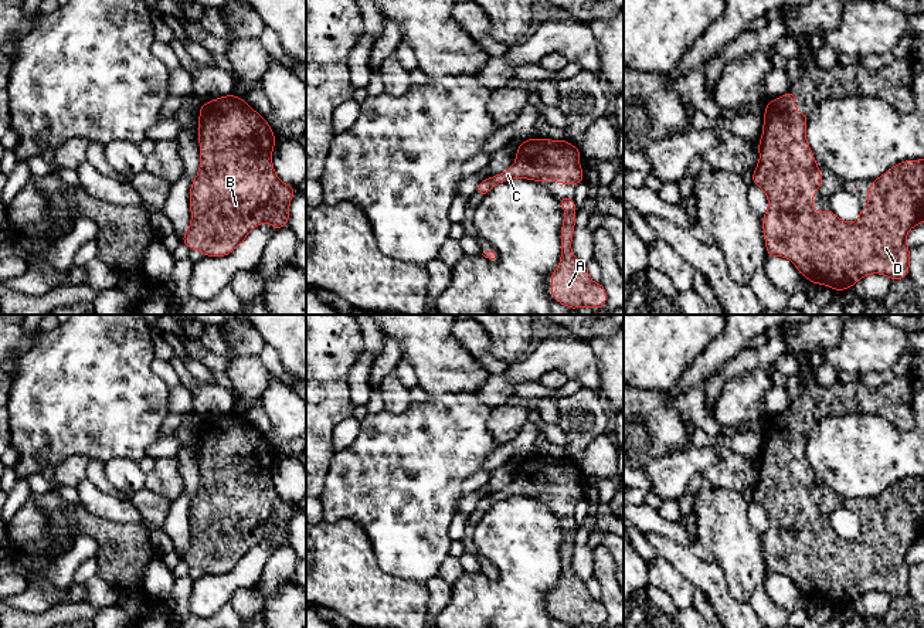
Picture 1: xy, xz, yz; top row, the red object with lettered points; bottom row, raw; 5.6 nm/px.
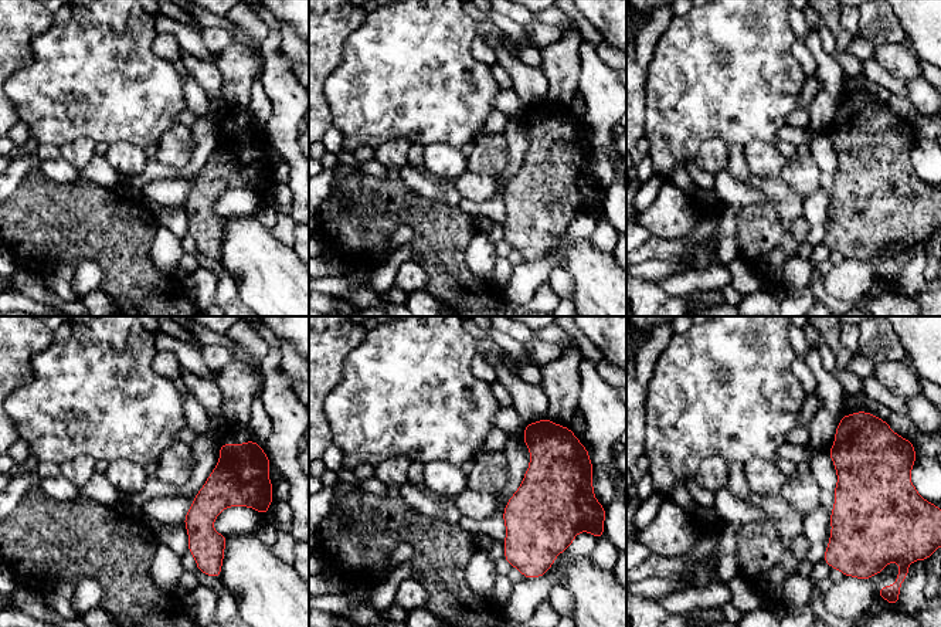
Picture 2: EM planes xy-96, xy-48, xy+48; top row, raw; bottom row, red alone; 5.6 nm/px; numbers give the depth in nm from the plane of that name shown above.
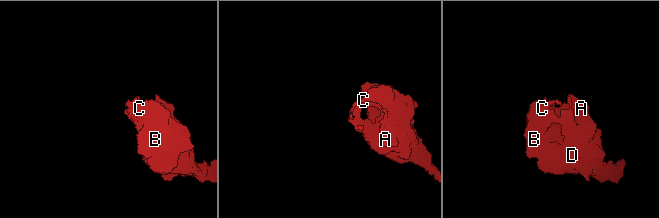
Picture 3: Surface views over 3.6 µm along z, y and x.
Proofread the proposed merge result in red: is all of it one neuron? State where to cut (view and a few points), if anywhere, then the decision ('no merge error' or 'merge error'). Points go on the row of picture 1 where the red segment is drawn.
cut none; no merge error

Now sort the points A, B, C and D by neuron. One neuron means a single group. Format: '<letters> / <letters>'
A B C D

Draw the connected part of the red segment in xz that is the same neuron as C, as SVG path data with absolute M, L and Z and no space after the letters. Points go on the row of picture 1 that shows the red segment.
M527 139L517 147L513 166L500 174L482 180L476 194L483 197L496 184L512 179L529 179L541 183L556 180L561 184L577 186L584 180L580 153L580 149L565 139Z

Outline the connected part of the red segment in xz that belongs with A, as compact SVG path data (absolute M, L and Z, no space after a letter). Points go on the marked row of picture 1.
M573 197L558 198L567 213L561 227L561 258L556 271L551 272L551 298L570 309L591 306L602 309L607 292L602 284L594 284L587 265L580 262L571 251L571 240L575 225L575 203Z

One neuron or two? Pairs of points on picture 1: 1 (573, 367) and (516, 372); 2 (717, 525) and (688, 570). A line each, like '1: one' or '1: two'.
1: one
2: two

